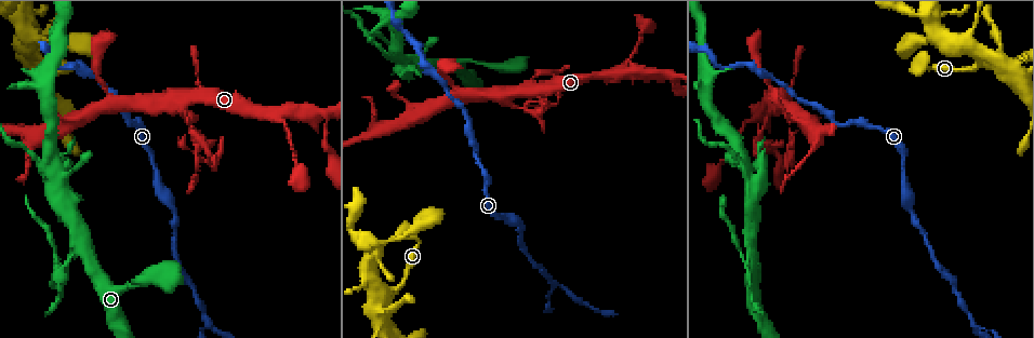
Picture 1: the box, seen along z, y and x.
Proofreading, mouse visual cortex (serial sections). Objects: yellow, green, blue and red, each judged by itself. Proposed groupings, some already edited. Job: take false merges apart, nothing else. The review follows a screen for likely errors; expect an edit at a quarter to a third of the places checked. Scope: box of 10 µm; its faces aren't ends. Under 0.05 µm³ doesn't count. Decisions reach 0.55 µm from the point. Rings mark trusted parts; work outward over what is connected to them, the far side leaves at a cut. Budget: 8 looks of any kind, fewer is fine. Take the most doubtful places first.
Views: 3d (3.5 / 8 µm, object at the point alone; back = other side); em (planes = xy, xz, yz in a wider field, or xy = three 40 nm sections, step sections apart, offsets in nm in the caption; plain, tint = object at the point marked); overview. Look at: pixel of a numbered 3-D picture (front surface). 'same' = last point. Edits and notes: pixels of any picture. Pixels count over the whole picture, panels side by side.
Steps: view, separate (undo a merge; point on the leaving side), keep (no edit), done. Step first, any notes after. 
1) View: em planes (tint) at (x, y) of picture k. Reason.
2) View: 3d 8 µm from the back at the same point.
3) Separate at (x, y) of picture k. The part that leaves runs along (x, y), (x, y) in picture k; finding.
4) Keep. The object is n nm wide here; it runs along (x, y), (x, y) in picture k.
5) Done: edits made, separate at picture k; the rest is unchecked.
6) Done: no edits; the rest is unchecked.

View: 3d 8 µm from the back at (210, 323) of picture 1. Three-way junction.

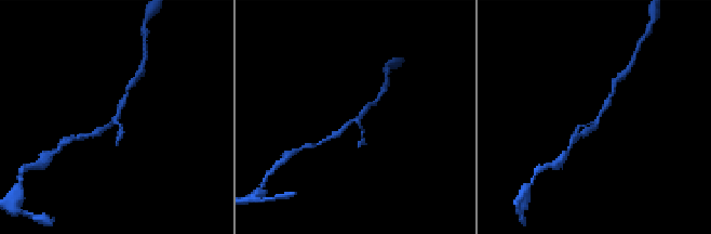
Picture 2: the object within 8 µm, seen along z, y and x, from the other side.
View: 3d 3.5 µm at the same point. Closer look.

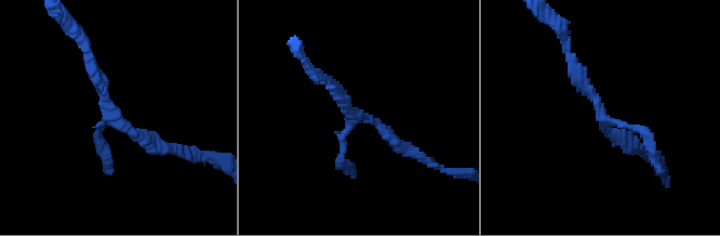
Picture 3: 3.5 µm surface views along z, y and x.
View: em xy step 3 (tint) at (602, 116) of picture 3. 3 arms meet here; the arms are 150, 200, 200 nm wide.

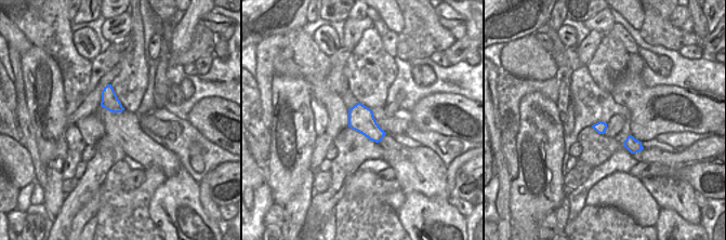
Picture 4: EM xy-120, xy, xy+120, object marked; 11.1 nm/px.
Keep. It runs along (88, 60), (110, 113), (167, 149) in picture 3; all the same cell.

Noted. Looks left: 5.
View: 3d 3.5 µm at (188, 126) of picture 1. Sharp bend.

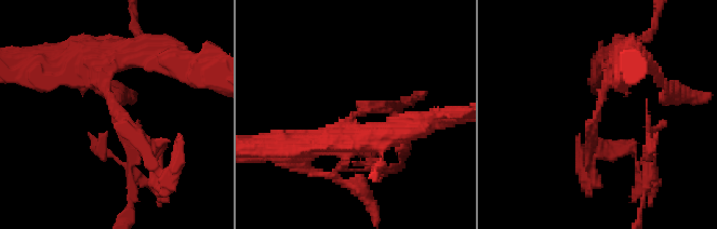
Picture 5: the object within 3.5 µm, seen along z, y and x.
View: em xy step 3 (tint) at (354, 116) of picture 5. Need the tissue.

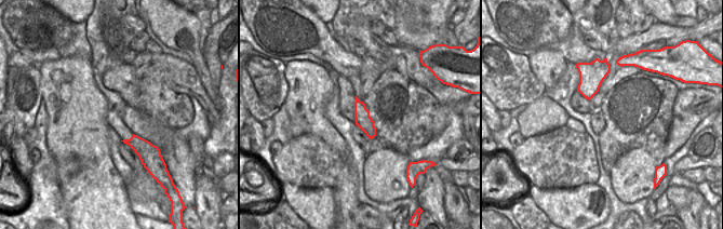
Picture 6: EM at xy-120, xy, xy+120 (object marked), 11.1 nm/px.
Keep. The object is 170 nm wide here; it runs along (117, 56), (104, 90), (160, 146) in picture 5; one cell here.

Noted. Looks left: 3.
View: 3d 3.5 µm from the back at (83, 255) of picture 1. Arms part here.

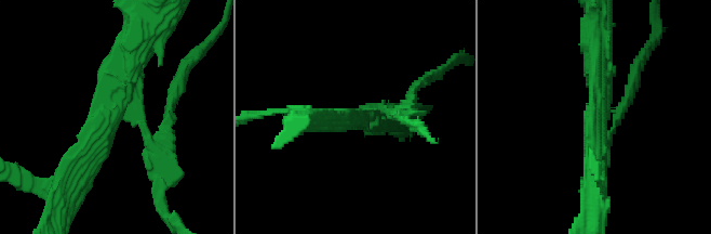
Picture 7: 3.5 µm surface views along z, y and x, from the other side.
View: em planes (tint) at (598, 114) of picture 7. 3 arms meet here; the arms are 100, 250, 300 nm wide.

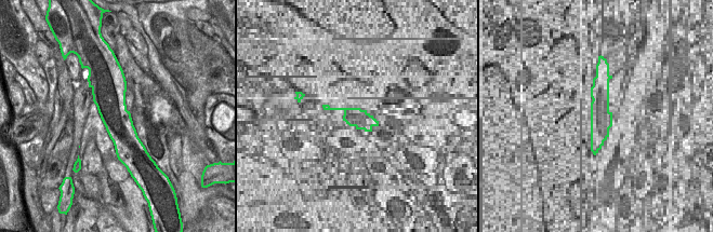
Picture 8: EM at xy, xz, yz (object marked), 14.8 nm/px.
Separate at (621, 106) of picture 7. The part that leaves runs along (138, 122), (148, 140), (164, 132), (182, 73) in picture 7; two cells meet here.

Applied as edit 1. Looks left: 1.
Done: edits made, separate at picture 7; the rest is unchecked.

